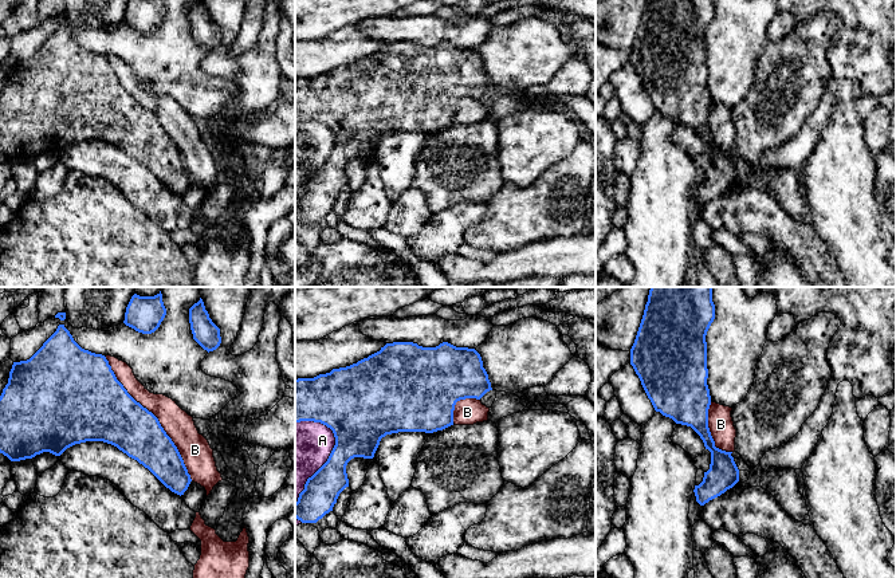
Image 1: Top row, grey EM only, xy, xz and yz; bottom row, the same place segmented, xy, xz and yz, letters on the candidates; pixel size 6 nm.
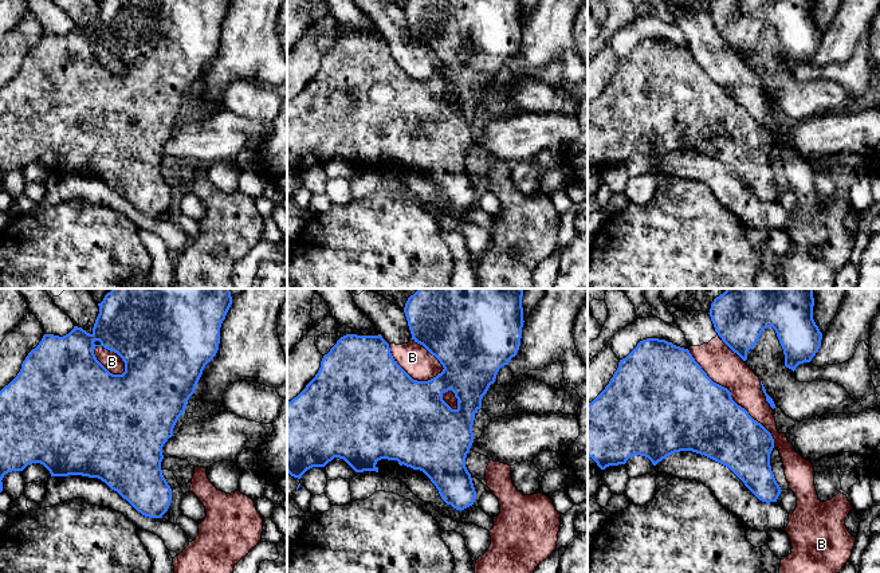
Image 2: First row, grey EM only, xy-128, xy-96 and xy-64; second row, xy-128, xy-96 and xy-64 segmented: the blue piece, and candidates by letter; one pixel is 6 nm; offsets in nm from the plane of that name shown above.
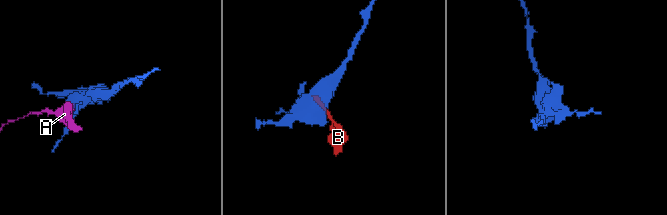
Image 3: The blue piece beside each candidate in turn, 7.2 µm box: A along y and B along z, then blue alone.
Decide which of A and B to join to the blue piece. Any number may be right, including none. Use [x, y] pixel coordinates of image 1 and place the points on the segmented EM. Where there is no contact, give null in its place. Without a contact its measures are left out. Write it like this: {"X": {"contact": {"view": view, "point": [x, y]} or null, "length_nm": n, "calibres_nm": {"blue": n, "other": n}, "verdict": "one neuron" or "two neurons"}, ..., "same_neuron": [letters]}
{"A": {"contact": {"view": "xz", "point": [326, 461]}, "length_nm": 500, "calibres_nm": {"blue": 280, "other": 340}, "verdict": "two neurons"}, "B": {"contact": {"view": "xy", "point": [156, 417]}, "length_nm": 900, "calibres_nm": {"blue": 320, "other": 180}, "verdict": "two neurons"}, "same_neuron": []}

